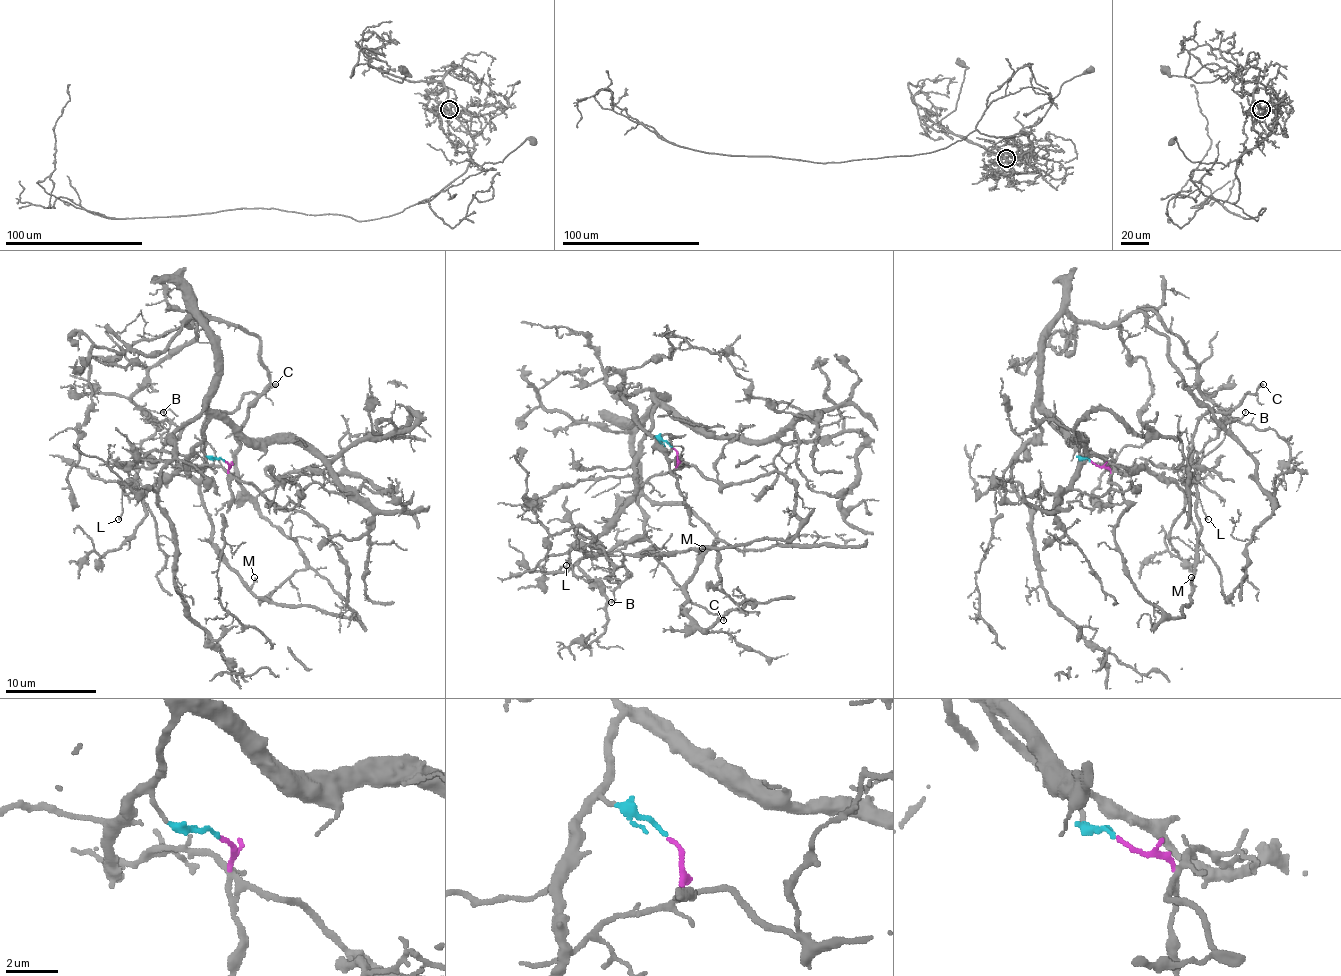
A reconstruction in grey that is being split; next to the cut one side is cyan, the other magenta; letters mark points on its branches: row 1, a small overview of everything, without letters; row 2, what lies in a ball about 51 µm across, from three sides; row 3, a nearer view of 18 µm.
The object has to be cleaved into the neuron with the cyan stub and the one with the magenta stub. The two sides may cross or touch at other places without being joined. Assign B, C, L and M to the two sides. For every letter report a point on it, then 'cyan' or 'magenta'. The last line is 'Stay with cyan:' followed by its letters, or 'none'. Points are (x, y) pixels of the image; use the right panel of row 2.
B: (1245, 412) | magenta
C: (1263, 384) | magenta
L: (1208, 519) | magenta
M: (1191, 577) | magenta
Stay with cyan: none

